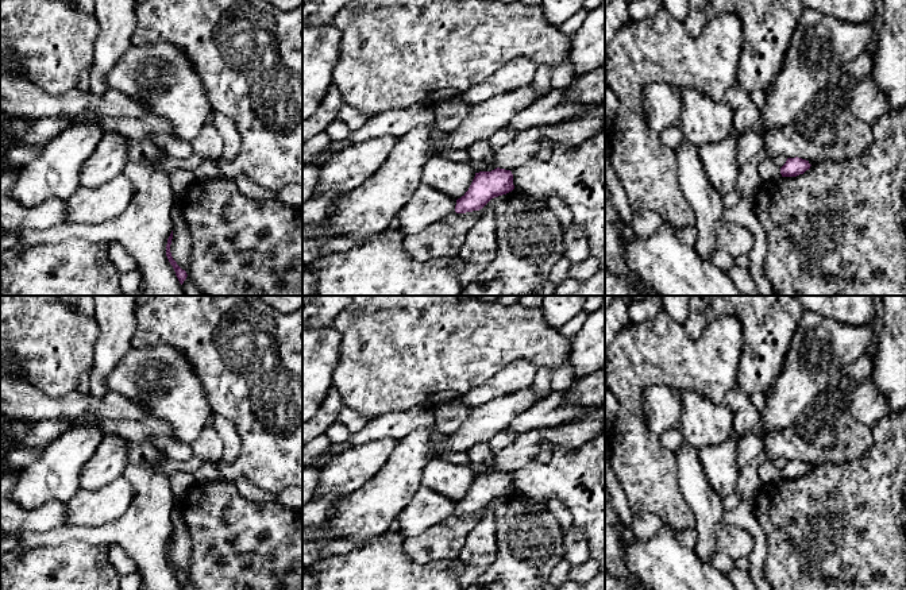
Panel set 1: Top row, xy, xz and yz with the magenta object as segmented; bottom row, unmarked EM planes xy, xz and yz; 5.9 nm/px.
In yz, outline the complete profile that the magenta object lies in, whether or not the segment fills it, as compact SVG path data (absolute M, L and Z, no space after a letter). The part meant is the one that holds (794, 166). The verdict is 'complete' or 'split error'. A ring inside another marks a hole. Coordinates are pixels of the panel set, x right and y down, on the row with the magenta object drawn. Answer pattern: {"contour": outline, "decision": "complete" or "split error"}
{"contour": "M787 158L786 163L780 167L782 177L797 177L803 174L806 170L810 169L810 163L802 158Z", "decision": "complete"}

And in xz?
{"contour": "M494 169L475 173L469 190L456 200L455 212L466 213L482 209L491 198L506 194L514 189L510 170Z", "decision": "complete"}

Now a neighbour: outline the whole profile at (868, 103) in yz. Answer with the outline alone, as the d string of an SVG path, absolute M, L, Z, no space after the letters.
M871 74L864 76L853 89L849 109L870 126L886 112L887 97Z

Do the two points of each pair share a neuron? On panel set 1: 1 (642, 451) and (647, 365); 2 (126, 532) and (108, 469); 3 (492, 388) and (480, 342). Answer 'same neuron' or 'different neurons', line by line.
1: same neuron
2: different neurons
3: different neurons

